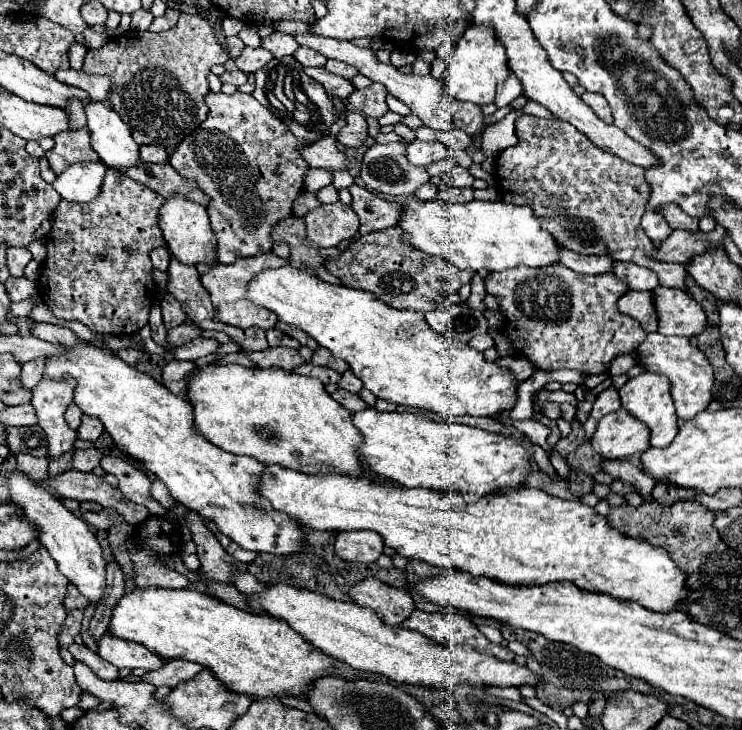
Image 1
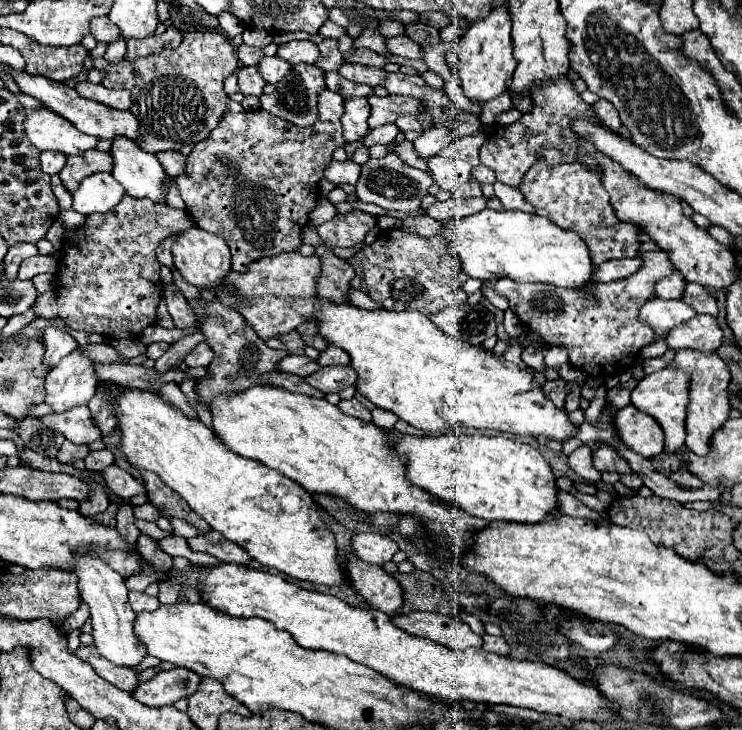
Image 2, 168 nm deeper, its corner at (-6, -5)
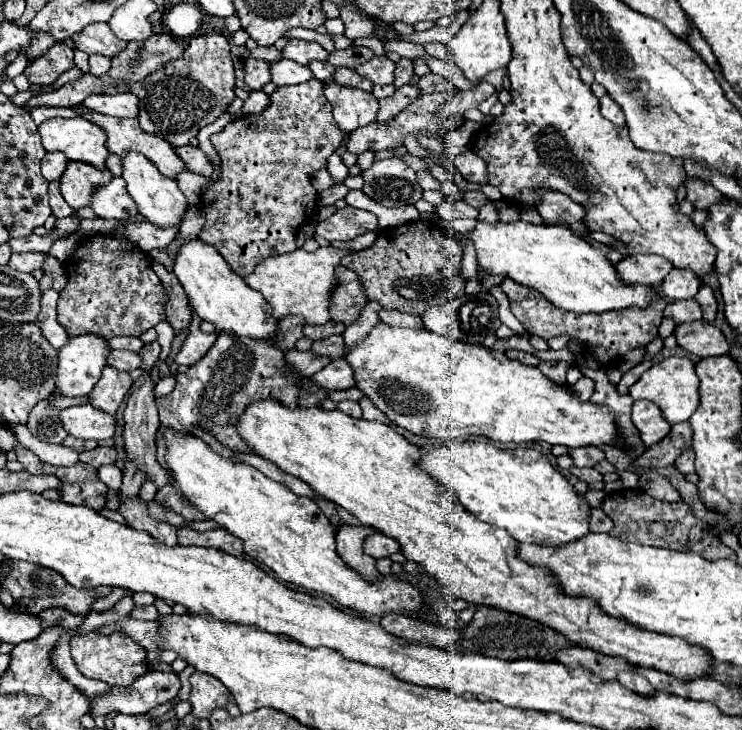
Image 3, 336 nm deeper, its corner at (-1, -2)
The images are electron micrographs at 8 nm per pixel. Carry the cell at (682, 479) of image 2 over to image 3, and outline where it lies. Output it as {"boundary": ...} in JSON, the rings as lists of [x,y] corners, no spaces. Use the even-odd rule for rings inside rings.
{"boundary":[[[686,450],[684,454],[680,454],[680,458],[676,460],[676,468],[680,474],[694,474],[696,468],[694,468],[694,452],[692,450]]]}

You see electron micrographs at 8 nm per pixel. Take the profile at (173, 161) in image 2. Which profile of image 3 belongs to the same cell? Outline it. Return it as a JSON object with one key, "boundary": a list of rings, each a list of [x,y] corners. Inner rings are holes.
{"boundary":[[[186,144],[186,146],[178,146],[176,154],[182,158],[186,170],[202,174],[202,176],[212,176],[212,166],[200,148]]]}

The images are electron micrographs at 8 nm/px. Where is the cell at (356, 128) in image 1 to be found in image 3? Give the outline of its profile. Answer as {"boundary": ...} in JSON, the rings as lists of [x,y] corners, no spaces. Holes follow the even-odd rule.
{"boundary":[[[326,82],[324,94],[334,108],[334,120],[344,134],[350,134],[356,128],[376,122],[378,100],[370,92],[358,88],[338,86],[336,82]]]}

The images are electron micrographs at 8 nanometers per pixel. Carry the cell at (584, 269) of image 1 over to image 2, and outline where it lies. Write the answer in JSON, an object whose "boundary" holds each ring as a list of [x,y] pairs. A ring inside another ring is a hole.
{"boundary":[[[633,257],[633,259],[615,259],[615,261],[607,261],[603,265],[595,267],[595,281],[613,281],[613,279],[625,279],[631,277],[633,273],[639,271],[641,267],[641,257]]]}

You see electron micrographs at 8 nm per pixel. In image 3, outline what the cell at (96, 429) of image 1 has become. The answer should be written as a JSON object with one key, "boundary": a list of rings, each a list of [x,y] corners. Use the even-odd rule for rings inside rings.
{"boundary":[[[106,366],[102,370],[98,384],[88,394],[88,398],[94,408],[116,416],[116,410],[120,408],[120,404],[130,388],[132,388],[132,378],[128,372],[120,372],[116,368]]]}

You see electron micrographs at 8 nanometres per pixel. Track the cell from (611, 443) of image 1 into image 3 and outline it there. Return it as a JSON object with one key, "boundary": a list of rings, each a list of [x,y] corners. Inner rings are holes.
{"boundary":[[[636,400],[632,404],[632,422],[638,428],[642,444],[646,448],[654,446],[670,432],[670,424],[662,418],[658,406],[648,400]]]}

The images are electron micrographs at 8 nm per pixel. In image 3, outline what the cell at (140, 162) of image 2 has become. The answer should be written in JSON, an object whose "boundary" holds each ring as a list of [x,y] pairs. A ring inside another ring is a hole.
{"boundary":[[[130,150],[122,156],[122,178],[126,180],[128,194],[136,202],[138,212],[142,216],[146,216],[152,224],[164,228],[164,226],[174,226],[174,224],[182,222],[184,212],[188,208],[188,202],[186,202],[184,194],[180,192],[176,182],[172,178],[162,176],[158,172],[158,166],[154,166],[154,162],[150,162],[144,154],[138,154],[138,152]]]}

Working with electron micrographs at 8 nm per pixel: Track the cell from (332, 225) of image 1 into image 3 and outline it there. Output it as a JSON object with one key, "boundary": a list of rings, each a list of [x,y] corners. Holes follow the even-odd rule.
{"boundary":[[[346,206],[342,210],[336,210],[330,218],[318,222],[316,236],[326,238],[328,242],[332,242],[332,240],[354,240],[356,236],[360,236],[368,230],[378,230],[376,216],[368,210]]]}

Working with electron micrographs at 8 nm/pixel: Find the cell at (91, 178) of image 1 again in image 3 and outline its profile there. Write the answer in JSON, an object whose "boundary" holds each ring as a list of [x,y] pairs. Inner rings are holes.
{"boundary":[[[122,176],[112,178],[108,184],[96,186],[94,194],[90,196],[90,208],[98,218],[132,218],[138,214],[134,200],[126,194],[126,184]]]}

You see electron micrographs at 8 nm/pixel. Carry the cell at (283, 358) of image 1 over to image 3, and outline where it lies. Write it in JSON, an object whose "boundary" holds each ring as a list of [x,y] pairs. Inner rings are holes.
{"boundary":[[[290,350],[286,352],[286,362],[300,374],[310,378],[312,374],[316,374],[318,370],[322,370],[330,360],[328,358],[318,358],[318,354],[310,352],[300,352],[300,350]]]}

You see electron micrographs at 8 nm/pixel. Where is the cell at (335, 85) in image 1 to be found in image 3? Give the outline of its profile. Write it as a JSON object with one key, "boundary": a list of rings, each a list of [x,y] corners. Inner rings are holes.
{"boundary":[[[336,68],[332,80],[338,82],[340,86],[350,86],[350,88],[360,88],[364,92],[372,92],[372,82],[356,74],[352,68]]]}

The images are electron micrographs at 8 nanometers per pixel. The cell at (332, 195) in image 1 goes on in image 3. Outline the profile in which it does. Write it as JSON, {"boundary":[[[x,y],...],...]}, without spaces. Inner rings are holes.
{"boundary":[[[332,154],[328,158],[328,172],[330,172],[330,176],[336,184],[342,184],[342,180],[348,176],[348,168],[346,168],[346,164],[342,162],[342,158],[338,154]]]}

